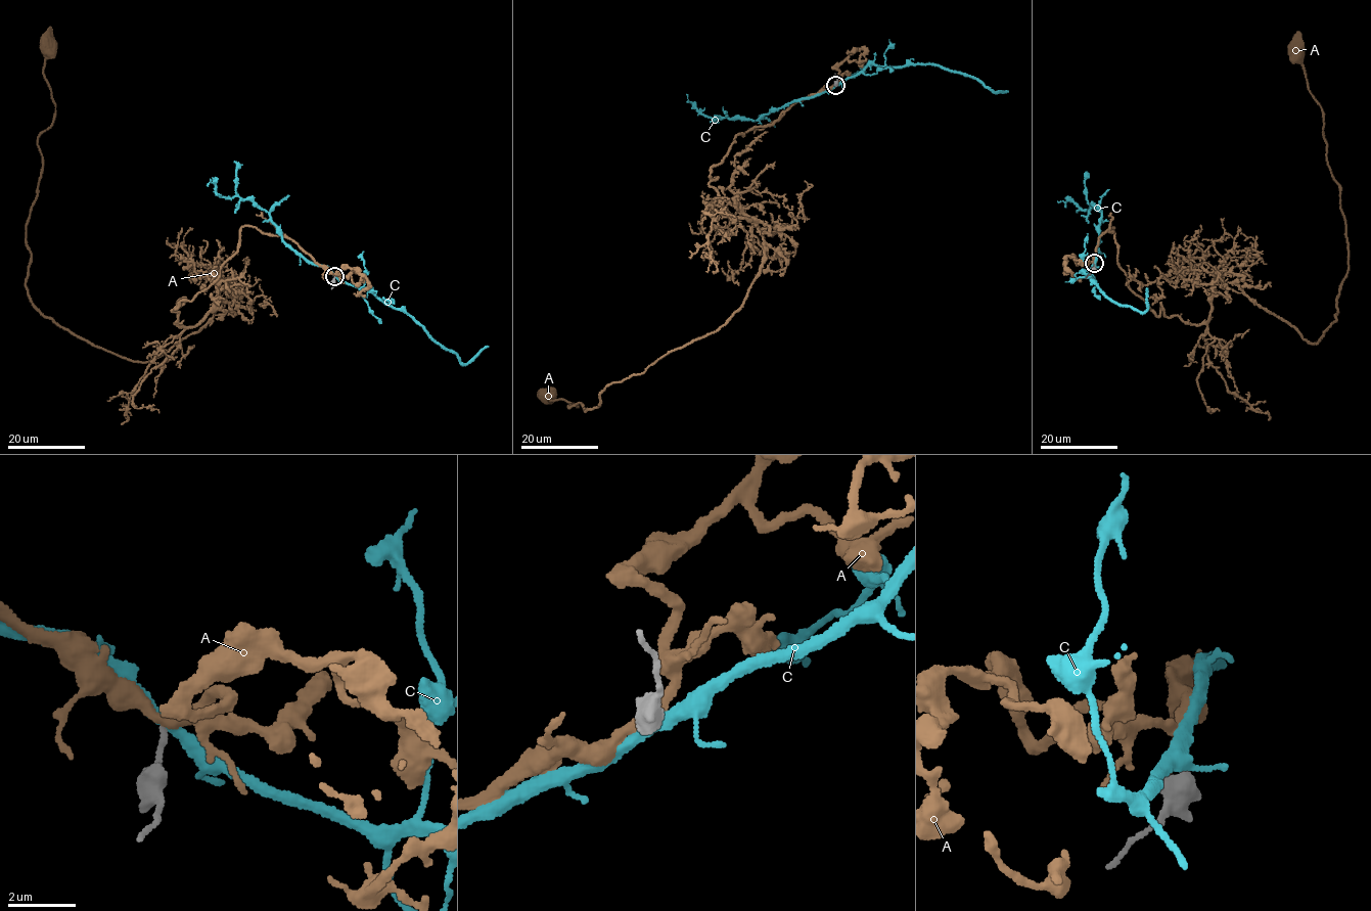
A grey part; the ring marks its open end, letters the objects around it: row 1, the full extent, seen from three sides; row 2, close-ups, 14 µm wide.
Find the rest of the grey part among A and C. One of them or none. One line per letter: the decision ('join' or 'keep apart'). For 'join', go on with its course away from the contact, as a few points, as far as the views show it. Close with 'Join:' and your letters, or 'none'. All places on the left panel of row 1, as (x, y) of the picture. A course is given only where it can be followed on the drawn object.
A: keep apart
C: join; it runs (334, 276), (371, 289), (391, 306), (402, 309), (464, 364), (488, 346)
Join: C

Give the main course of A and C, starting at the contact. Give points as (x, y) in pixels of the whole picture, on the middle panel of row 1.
A: (835, 83), (739, 133), (711, 168), (723, 206), (763, 237), (743, 304), (612, 382), (597, 408), (545, 395)
C: (835, 84), (869, 64), (931, 63), (973, 77), (998, 93), (1008, 91)

